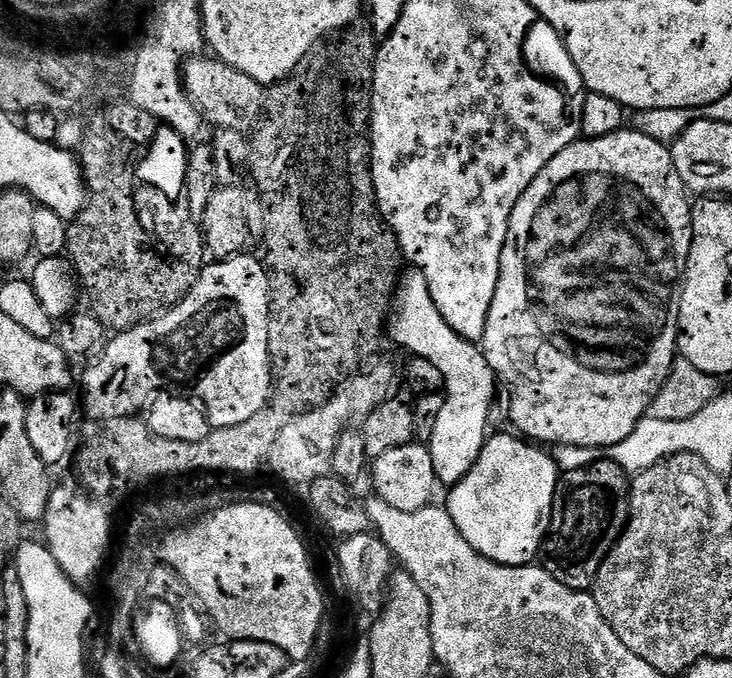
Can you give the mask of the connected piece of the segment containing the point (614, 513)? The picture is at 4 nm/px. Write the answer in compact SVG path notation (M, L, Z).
M608 459L582 470L568 470L558 488L558 511L550 532L552 553L546 567L554 579L575 592L587 592L595 585L598 570L628 525L632 486L629 473Z

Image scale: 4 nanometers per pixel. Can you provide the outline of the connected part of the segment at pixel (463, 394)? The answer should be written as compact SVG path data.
M411 266L401 271L400 279L396 281L396 293L392 296L392 306L388 313L386 325L387 339L392 339L400 348L405 348L405 353L426 358L426 362L434 362L444 379L443 391L446 399L442 406L442 414L438 414L438 422L434 422L434 434L430 441L430 451L434 458L436 479L441 485L451 486L457 484L478 462L484 449L484 441L490 435L488 419L492 416L492 399L496 396L498 381L492 373L492 367L486 362L483 351L473 341L464 340L442 318L434 298L430 298L430 286L426 286L426 274L422 270Z

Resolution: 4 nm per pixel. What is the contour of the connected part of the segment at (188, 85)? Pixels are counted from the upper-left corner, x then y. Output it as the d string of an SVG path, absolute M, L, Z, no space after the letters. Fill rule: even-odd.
M192 58L182 69L184 90L192 105L200 112L205 121L212 123L213 129L229 128L245 134L251 133L260 123L264 112L265 85L260 84L250 74L242 74L234 66L222 60Z

